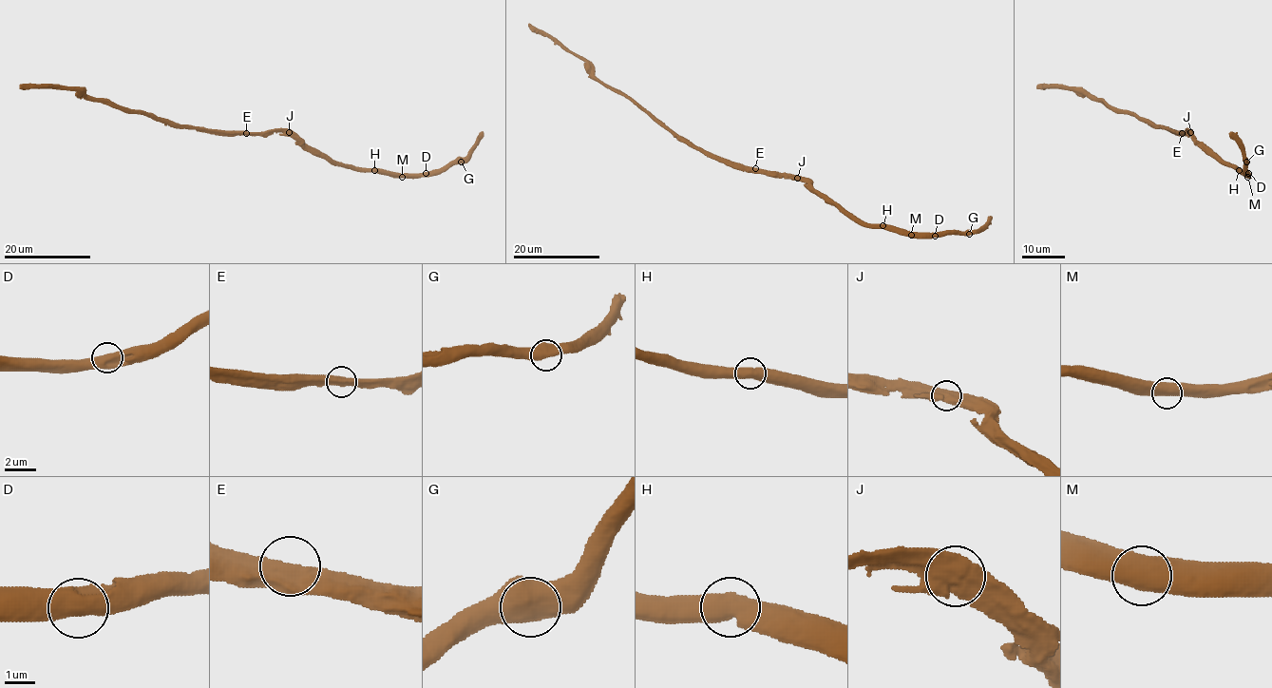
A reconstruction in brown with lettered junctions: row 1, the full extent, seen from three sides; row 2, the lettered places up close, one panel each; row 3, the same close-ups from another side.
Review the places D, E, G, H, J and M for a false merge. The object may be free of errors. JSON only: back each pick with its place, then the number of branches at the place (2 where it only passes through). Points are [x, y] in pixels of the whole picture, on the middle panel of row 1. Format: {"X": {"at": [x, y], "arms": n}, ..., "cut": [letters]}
{"cut": []}

